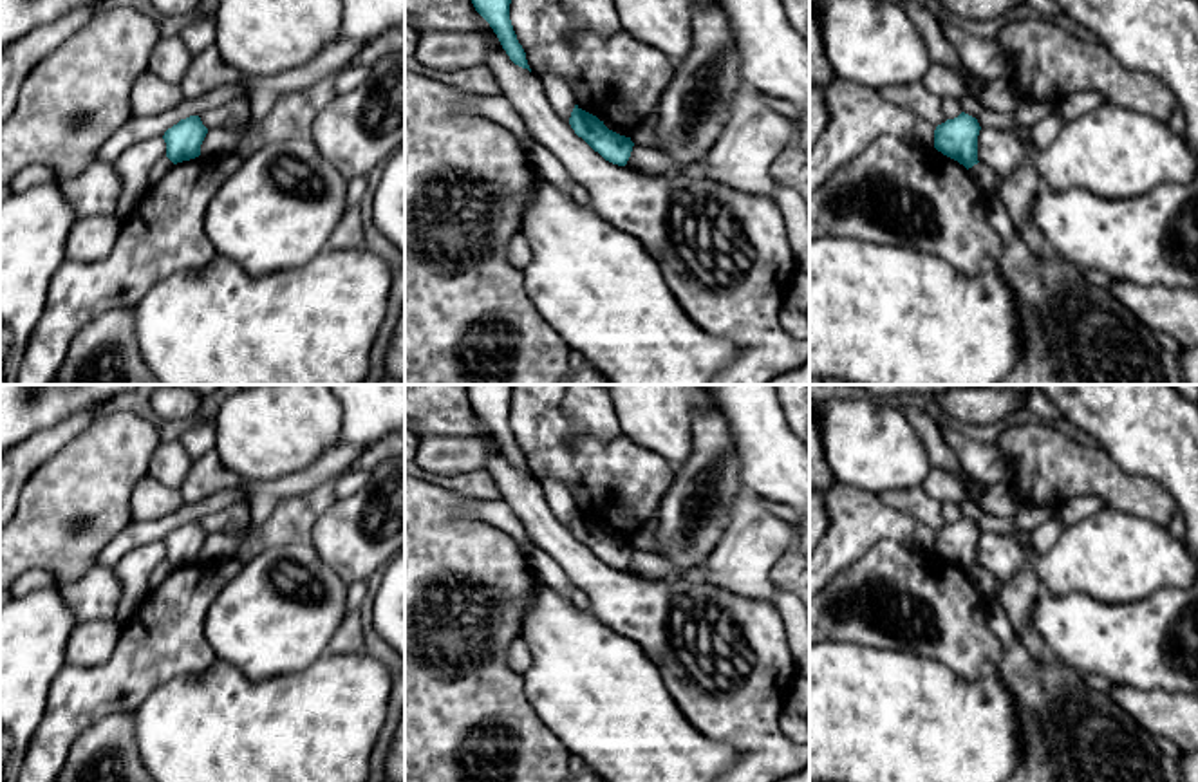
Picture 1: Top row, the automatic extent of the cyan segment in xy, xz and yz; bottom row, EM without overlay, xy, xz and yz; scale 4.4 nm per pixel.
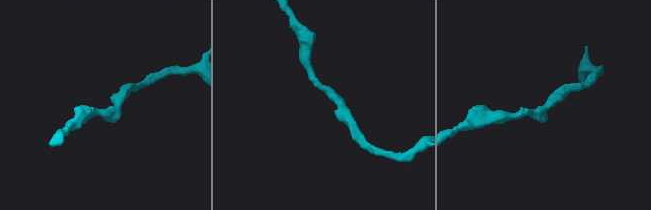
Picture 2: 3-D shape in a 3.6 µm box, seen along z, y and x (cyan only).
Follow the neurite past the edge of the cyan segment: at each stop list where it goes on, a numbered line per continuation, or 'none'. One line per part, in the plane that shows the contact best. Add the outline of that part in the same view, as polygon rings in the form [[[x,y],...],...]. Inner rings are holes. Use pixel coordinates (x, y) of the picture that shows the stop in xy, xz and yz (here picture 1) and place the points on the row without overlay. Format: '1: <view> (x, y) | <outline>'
none

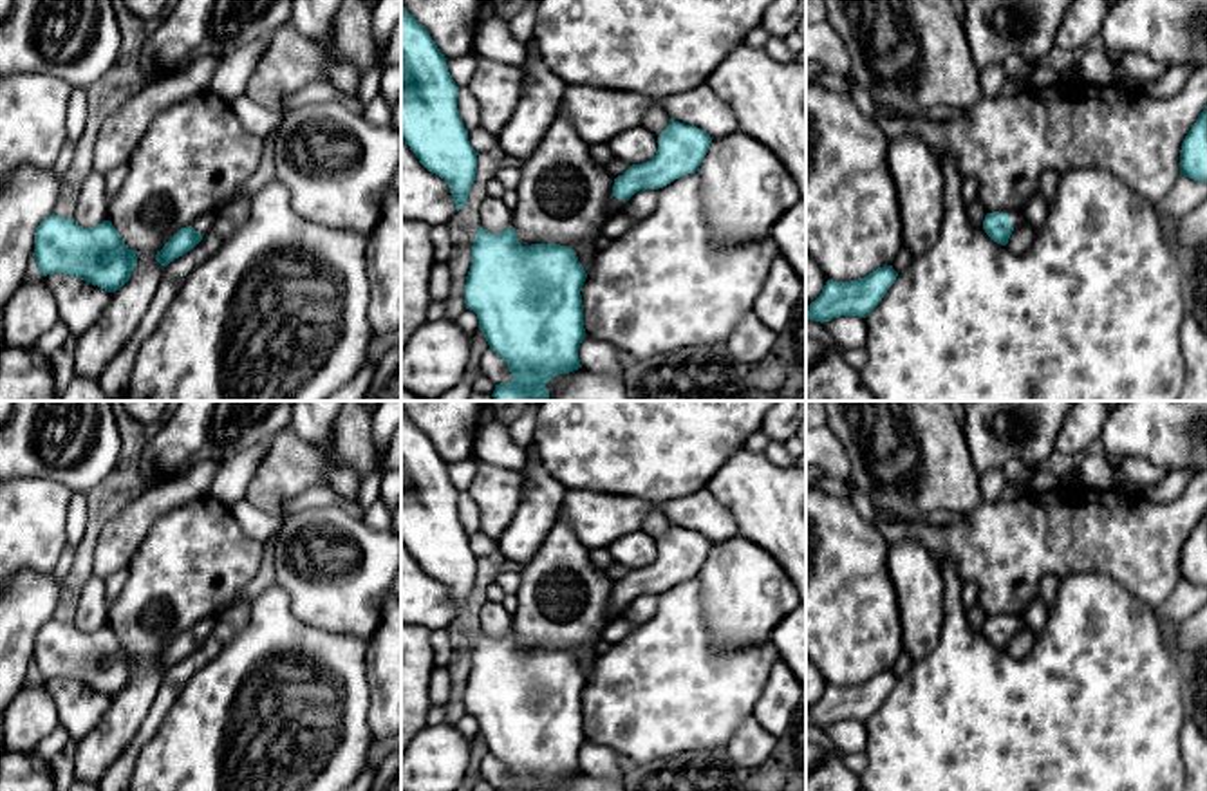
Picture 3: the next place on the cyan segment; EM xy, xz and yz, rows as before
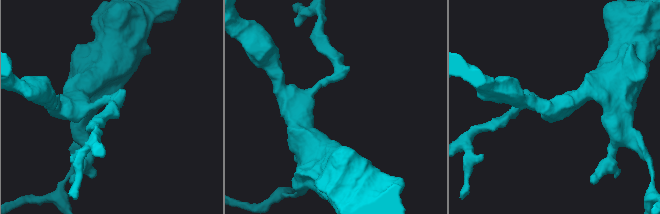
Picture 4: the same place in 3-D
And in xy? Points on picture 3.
1: xy (203, 629) | [[[210,616],[195,623],[190,630],[204,641],[215,628],[215,623],[217,623],[217,618]]]

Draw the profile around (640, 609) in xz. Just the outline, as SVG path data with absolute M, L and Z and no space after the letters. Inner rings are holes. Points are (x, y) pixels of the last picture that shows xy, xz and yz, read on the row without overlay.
M640 594L634 598L623 610L623 618L629 619L634 625L641 625L649 621L658 607L658 594Z

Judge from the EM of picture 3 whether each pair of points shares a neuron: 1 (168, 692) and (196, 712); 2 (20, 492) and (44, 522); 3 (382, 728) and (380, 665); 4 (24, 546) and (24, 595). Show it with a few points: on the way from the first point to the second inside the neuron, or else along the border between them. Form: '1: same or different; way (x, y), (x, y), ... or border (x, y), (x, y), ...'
1: different; border (203, 663), (187, 681), (154, 734)
2: same; way (20, 499), (37, 515)
3: same; way (382, 712), (382, 681)
4: different; border (51, 571), (18, 573)

